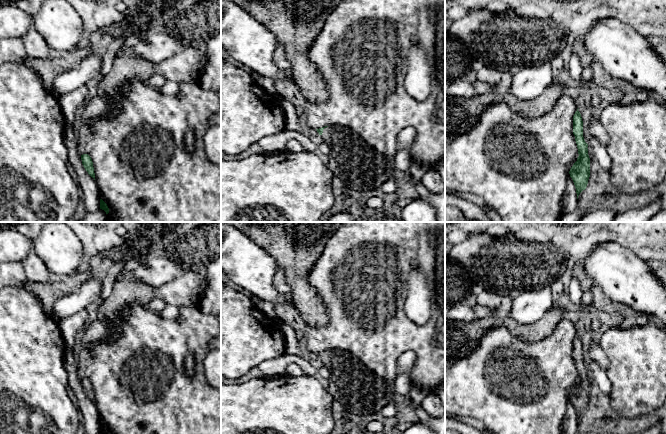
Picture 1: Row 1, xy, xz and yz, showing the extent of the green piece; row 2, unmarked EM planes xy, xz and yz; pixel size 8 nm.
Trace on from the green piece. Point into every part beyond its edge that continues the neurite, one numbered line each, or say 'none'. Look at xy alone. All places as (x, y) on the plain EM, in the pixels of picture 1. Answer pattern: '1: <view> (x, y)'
none

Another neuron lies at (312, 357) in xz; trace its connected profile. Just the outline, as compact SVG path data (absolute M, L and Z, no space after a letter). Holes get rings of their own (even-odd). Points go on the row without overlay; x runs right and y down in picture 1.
M307 350L303 352L303 357L308 360L317 370L323 366L322 360L316 353Z

